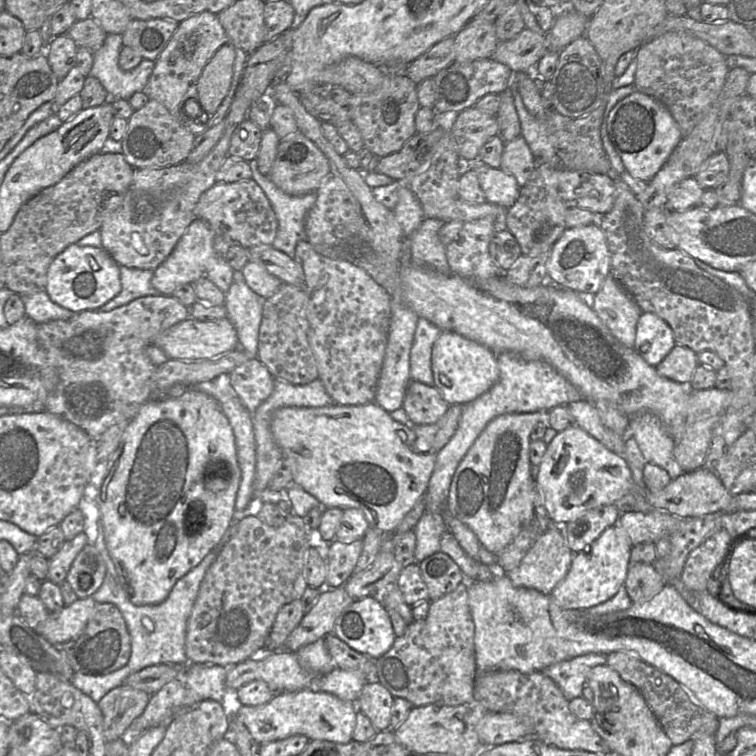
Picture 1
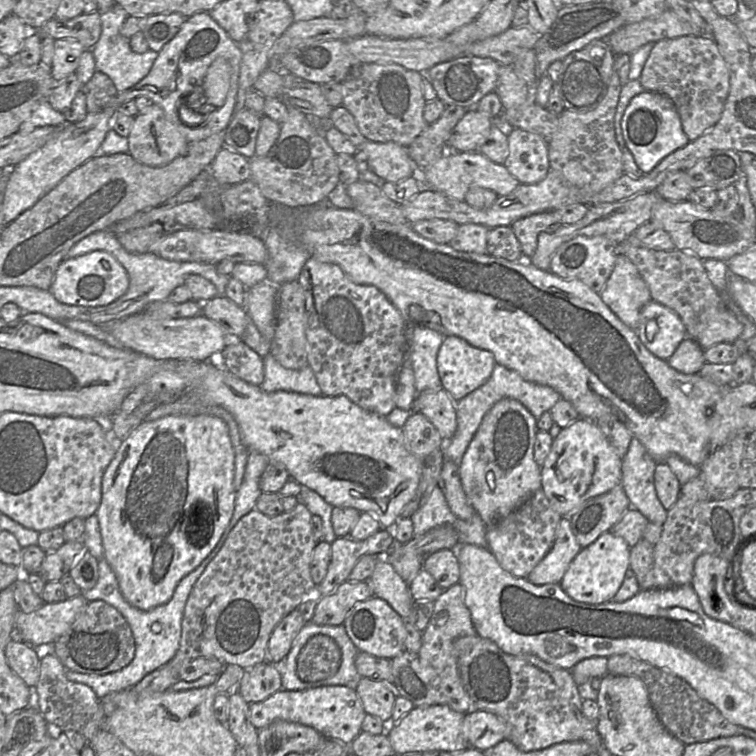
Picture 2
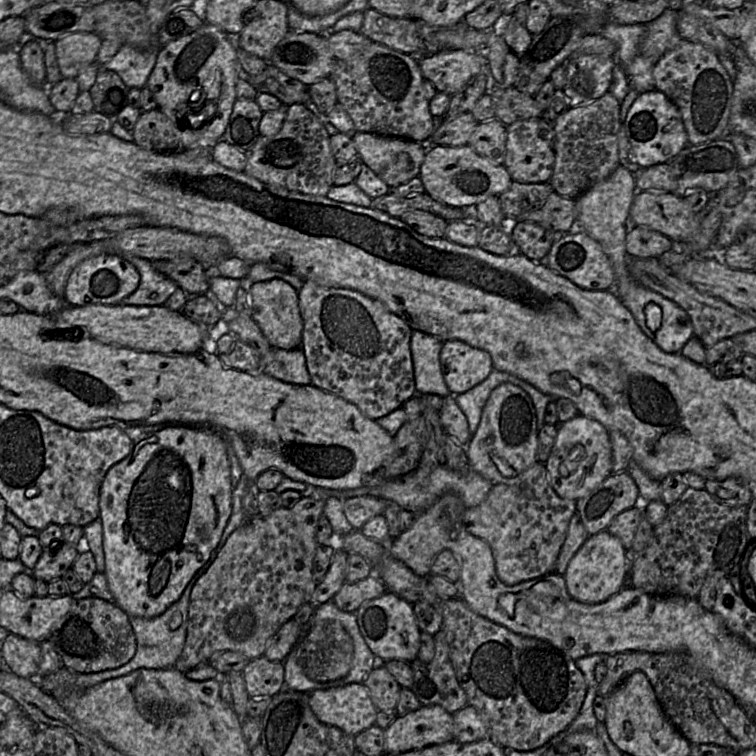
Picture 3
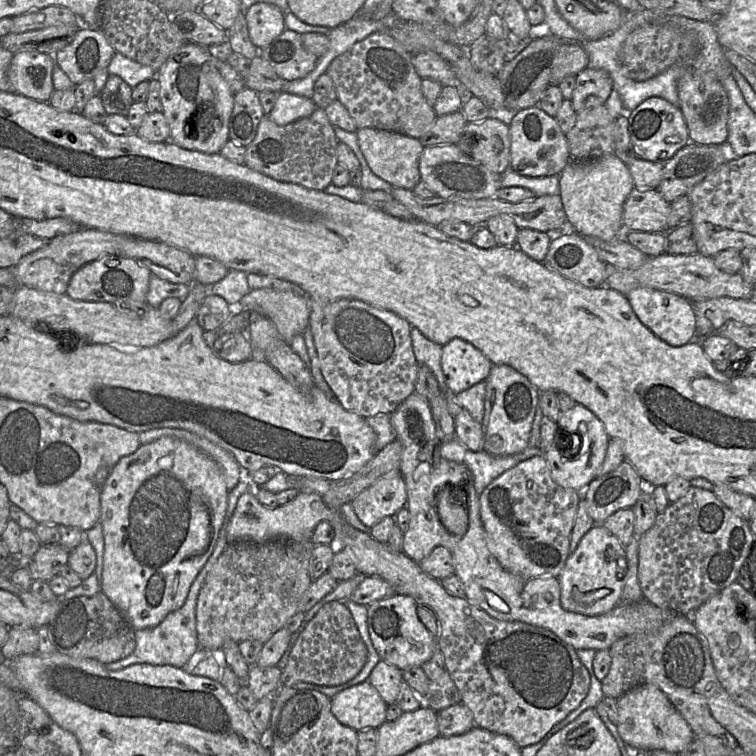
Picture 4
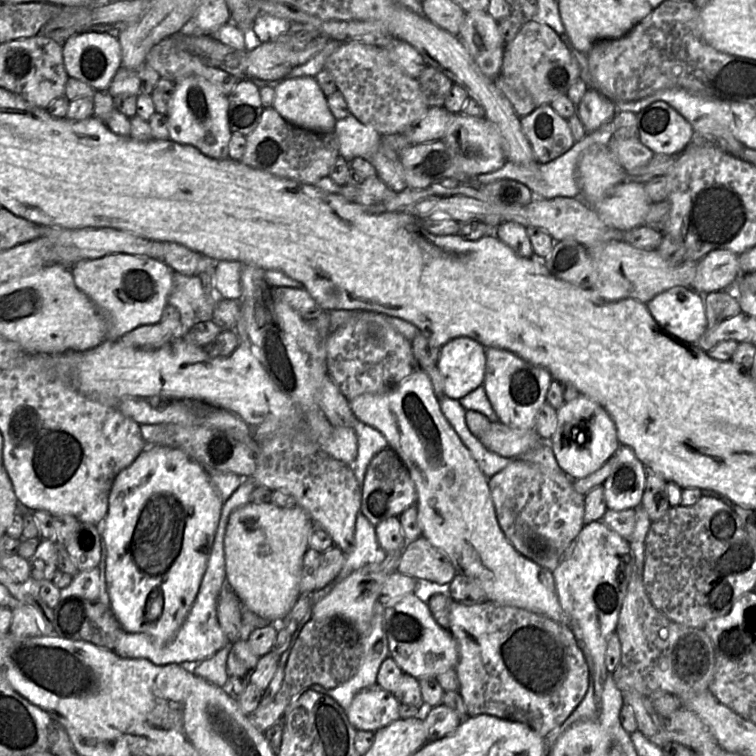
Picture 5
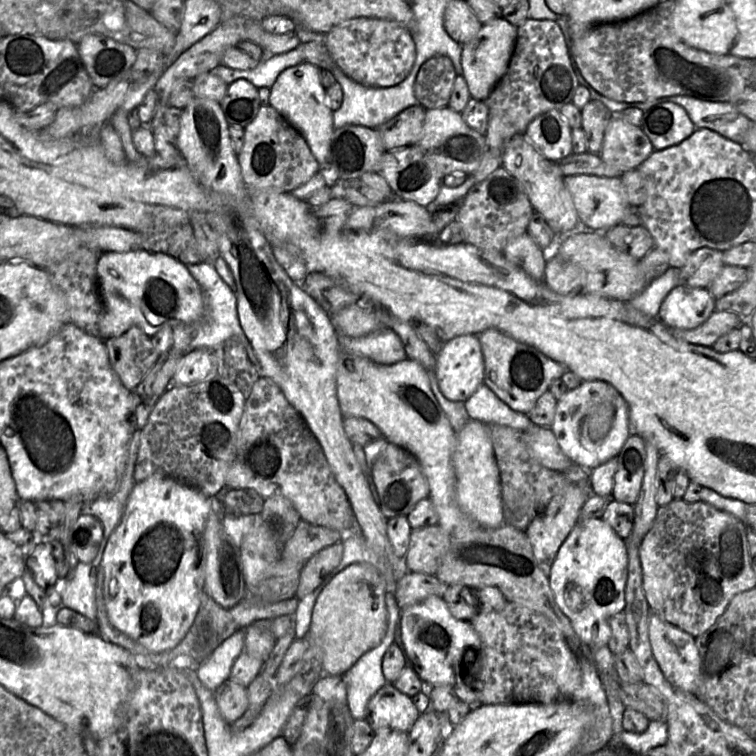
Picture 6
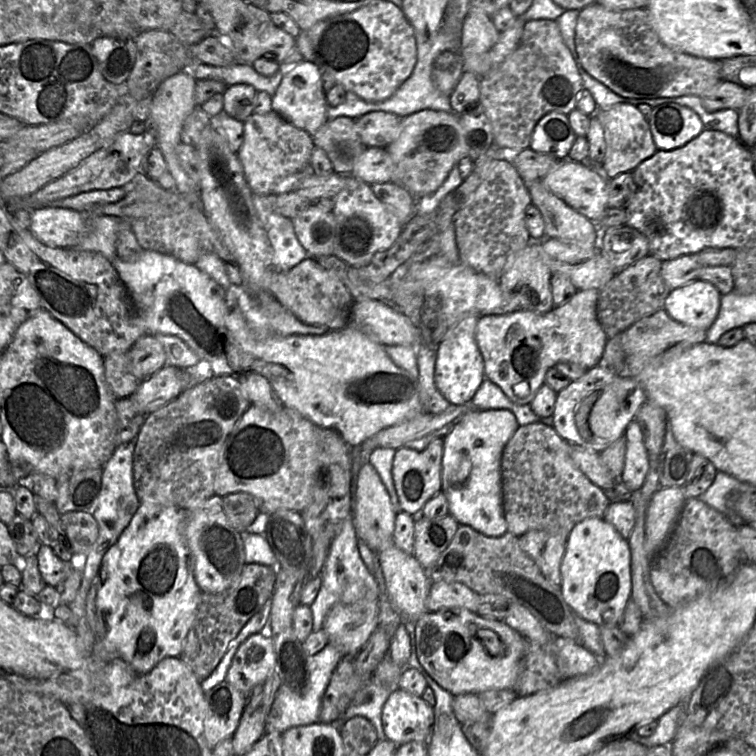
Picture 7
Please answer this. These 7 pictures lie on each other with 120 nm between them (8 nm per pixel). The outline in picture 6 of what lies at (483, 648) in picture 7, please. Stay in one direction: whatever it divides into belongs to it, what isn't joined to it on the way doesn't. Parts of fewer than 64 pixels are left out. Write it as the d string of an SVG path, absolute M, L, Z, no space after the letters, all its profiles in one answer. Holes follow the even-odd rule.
M430 596L420 603L401 610L399 623L403 652L406 658L411 662L412 668L419 678L431 686L446 685L453 687L457 674L460 674L460 671L464 672L462 664L465 651L474 649L476 652L480 652L481 639L471 622L454 618L442 596Z

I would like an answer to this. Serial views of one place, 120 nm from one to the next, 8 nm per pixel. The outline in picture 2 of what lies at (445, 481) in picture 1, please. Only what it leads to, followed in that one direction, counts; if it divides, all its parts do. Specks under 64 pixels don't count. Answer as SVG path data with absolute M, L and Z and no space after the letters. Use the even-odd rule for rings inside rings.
M496 363L491 376L486 383L484 383L473 392L469 393L461 400L455 402L457 427L453 437L448 440L443 447L444 460L450 460L458 465L460 464L468 445L470 444L472 438L474 437L477 429L481 424L482 419L484 418L486 413L493 407L493 405L502 399L513 399L520 402L536 418L538 422L541 415L546 411L550 411L555 403L559 399L561 399L561 395L549 386L526 381L515 371L507 369L506 367Z

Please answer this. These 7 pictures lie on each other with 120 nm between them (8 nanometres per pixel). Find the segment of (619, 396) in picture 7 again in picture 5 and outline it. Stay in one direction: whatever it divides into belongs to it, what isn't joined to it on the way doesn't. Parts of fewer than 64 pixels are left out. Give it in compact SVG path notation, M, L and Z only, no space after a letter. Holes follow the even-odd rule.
M584 395L564 402L557 410L557 427L548 444L559 467L572 480L597 471L620 447L615 424L608 412Z

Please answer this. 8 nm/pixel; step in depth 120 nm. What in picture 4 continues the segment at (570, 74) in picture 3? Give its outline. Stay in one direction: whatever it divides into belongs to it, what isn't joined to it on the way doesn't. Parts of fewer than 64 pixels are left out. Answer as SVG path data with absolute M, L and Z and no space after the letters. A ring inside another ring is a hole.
M585 67L575 77L571 102L576 113L607 101L613 89L613 80L607 71Z

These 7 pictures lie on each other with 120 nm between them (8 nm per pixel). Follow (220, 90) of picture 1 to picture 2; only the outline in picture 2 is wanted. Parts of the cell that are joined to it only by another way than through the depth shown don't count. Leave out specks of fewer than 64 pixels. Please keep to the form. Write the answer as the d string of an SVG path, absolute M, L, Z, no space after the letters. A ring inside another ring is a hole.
M217 58L209 66L203 80L203 90L206 96L204 111L198 113L205 113L209 111L216 111L214 109L220 108L227 97L230 88L231 66L224 58Z

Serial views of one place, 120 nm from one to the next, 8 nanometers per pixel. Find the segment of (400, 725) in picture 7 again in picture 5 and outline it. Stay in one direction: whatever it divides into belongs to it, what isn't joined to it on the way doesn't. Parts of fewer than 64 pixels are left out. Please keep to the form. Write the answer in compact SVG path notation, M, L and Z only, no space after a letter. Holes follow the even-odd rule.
M375 684L359 691L345 711L356 730L376 732L401 718L399 706L394 694Z

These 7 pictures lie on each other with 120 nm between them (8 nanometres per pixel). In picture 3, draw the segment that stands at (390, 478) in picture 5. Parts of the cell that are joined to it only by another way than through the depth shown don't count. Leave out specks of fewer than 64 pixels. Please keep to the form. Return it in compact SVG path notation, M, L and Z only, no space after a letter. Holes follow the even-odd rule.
M371 495L346 498L343 512L350 525L359 530L367 521L377 515L383 515L388 501Z

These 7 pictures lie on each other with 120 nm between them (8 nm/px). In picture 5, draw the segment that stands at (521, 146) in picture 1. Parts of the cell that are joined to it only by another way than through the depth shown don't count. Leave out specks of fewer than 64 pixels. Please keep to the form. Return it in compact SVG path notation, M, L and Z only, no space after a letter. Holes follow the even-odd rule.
M550 105L536 107L530 114L520 118L521 129L531 145L536 164L549 163L566 153L575 143L568 121Z

